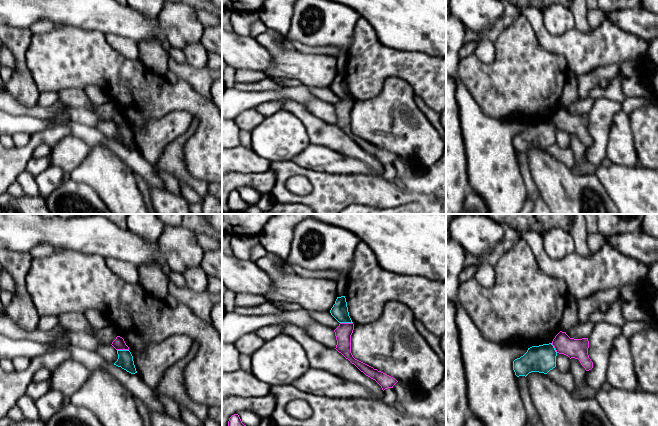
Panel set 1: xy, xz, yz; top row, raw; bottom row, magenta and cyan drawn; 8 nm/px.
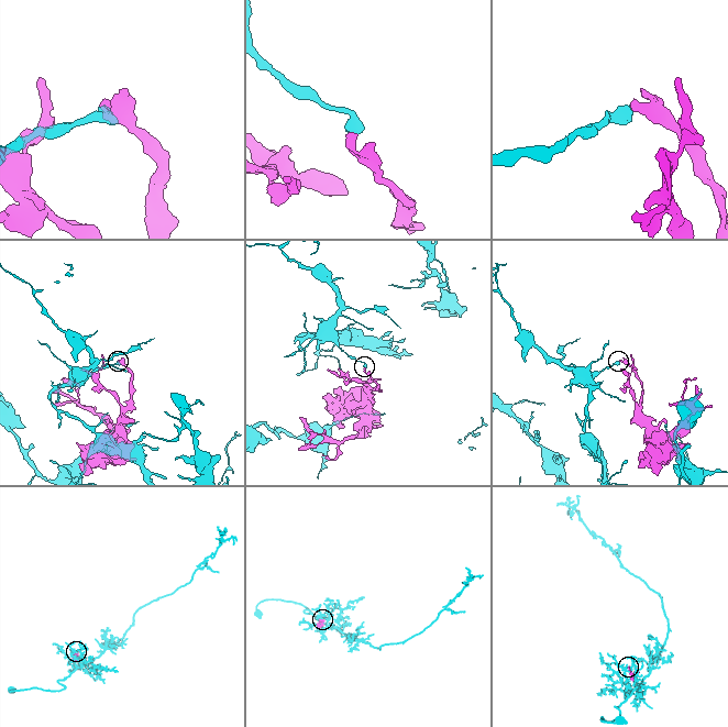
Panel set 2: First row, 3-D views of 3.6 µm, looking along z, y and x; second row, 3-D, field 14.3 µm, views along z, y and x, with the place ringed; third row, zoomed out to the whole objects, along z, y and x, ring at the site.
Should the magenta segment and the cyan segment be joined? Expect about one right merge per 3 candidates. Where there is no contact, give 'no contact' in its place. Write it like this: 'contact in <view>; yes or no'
contact in xz; no

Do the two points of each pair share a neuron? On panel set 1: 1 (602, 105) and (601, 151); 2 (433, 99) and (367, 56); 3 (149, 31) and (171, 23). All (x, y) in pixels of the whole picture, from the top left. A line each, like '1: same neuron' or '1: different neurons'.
1: same neuron
2: same neuron
3: different neurons

